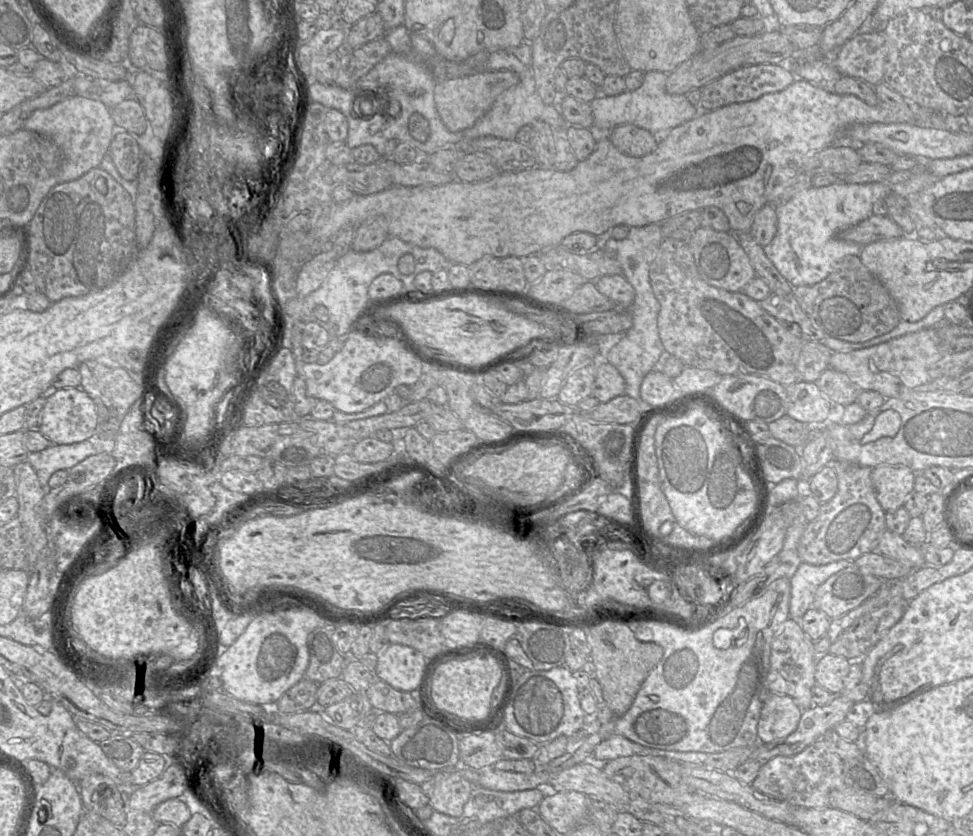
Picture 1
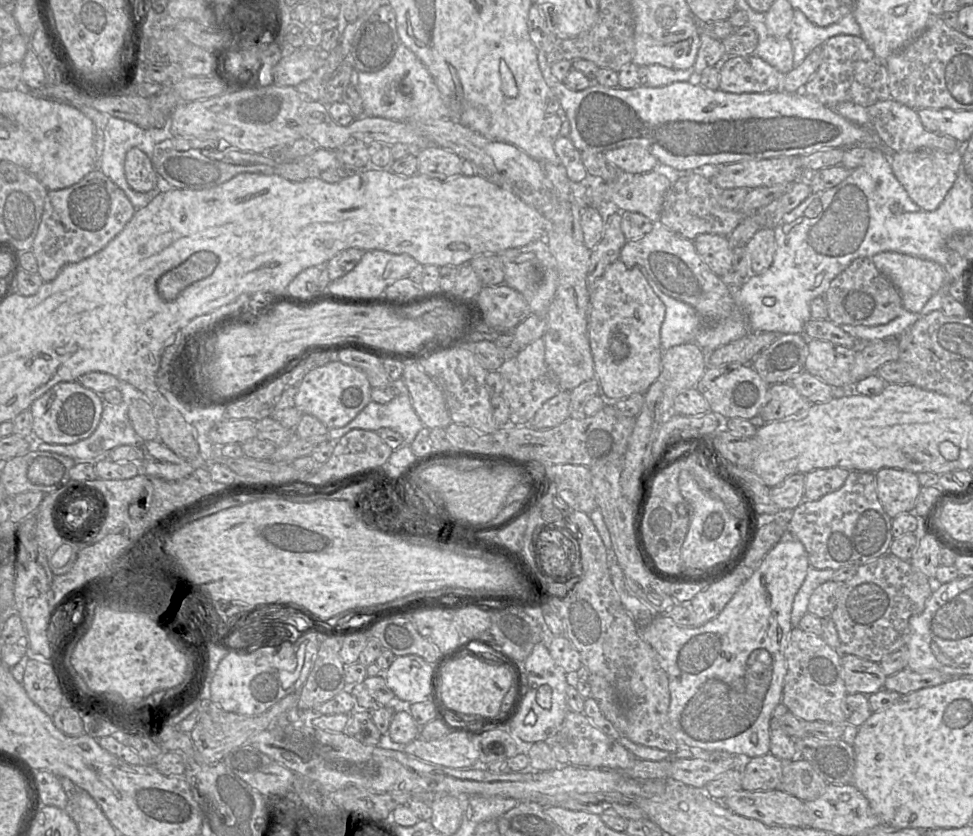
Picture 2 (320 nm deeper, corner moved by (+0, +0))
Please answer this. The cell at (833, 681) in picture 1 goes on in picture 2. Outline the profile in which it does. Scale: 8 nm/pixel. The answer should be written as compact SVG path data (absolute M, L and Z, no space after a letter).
M848 654L841 656L841 665L847 694L870 696L884 688L887 676L879 663Z

